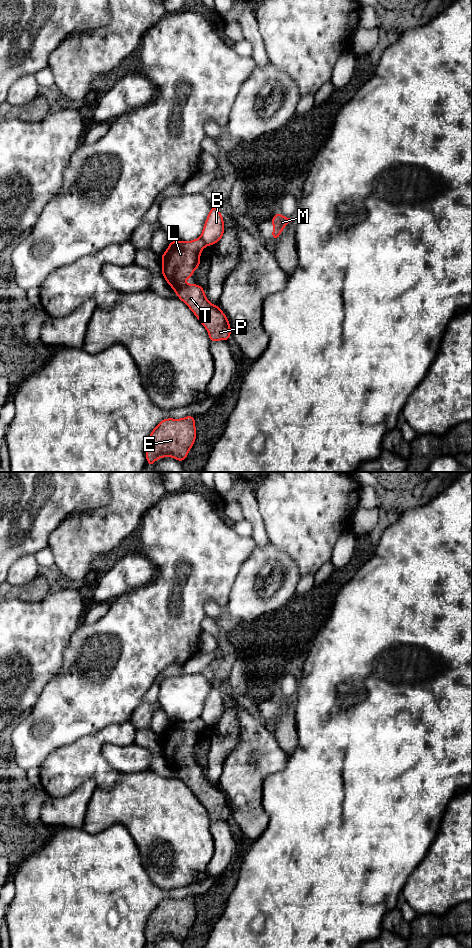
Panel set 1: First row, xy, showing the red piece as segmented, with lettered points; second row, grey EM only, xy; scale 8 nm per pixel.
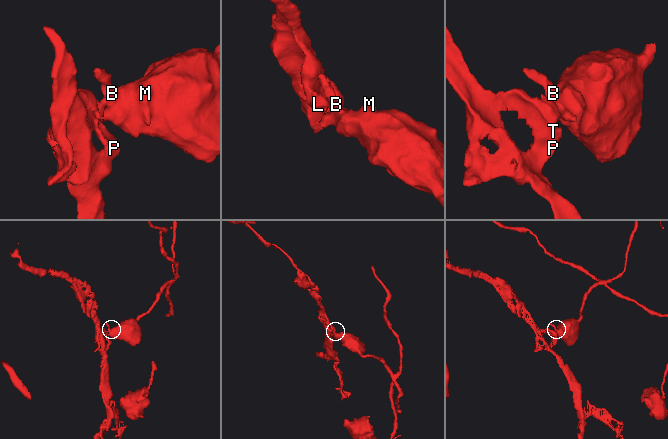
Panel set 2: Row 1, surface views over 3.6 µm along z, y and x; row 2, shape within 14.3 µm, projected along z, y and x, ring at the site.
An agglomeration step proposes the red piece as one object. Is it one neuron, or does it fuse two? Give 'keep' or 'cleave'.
cleave

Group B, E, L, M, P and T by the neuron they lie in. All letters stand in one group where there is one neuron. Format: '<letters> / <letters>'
B M / E L P T

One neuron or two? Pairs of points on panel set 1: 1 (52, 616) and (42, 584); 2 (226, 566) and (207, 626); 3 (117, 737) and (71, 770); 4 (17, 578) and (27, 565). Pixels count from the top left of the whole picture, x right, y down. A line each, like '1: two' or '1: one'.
1: two
2: two
3: one
4: one

